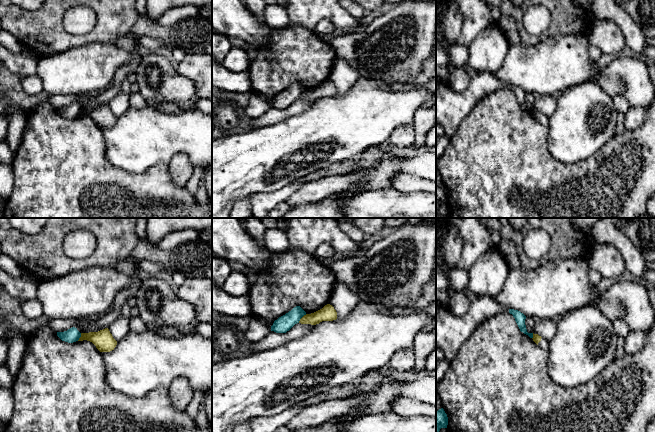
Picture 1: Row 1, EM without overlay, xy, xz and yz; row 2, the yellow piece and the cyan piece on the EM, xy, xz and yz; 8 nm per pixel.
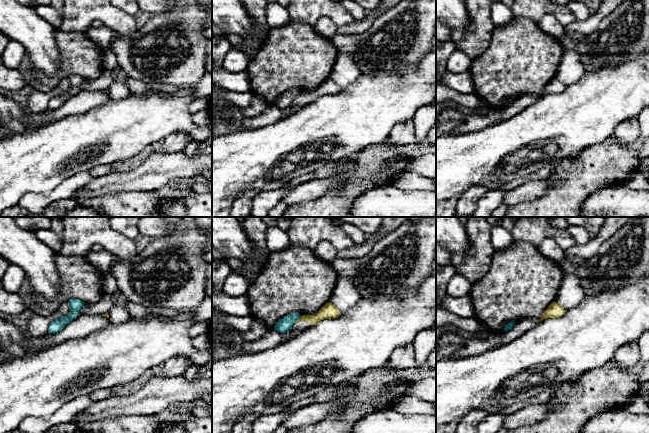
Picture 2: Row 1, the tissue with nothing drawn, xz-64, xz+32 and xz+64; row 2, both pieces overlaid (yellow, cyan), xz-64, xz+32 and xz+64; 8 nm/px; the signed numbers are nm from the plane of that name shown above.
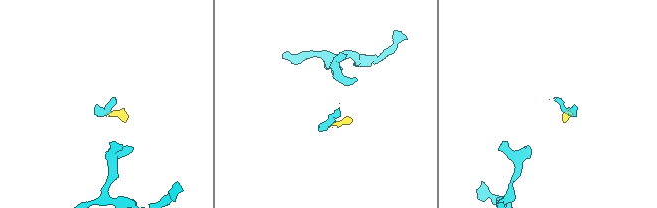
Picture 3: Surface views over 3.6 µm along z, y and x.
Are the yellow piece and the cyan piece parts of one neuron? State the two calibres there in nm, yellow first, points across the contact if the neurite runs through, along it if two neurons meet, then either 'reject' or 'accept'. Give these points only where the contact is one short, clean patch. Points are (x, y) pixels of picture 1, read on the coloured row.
120/130 nm | along xz (306, 314), (298, 322) | reject

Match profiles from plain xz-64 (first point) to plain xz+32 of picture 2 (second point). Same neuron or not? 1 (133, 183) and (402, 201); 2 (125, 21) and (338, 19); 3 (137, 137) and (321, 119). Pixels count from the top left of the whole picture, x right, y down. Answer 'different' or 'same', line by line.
1: different
2: same
3: same

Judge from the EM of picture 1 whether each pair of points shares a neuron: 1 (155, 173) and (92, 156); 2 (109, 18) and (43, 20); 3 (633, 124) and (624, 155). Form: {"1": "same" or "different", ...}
{"1": "same", "2": "same", "3": "different"}

